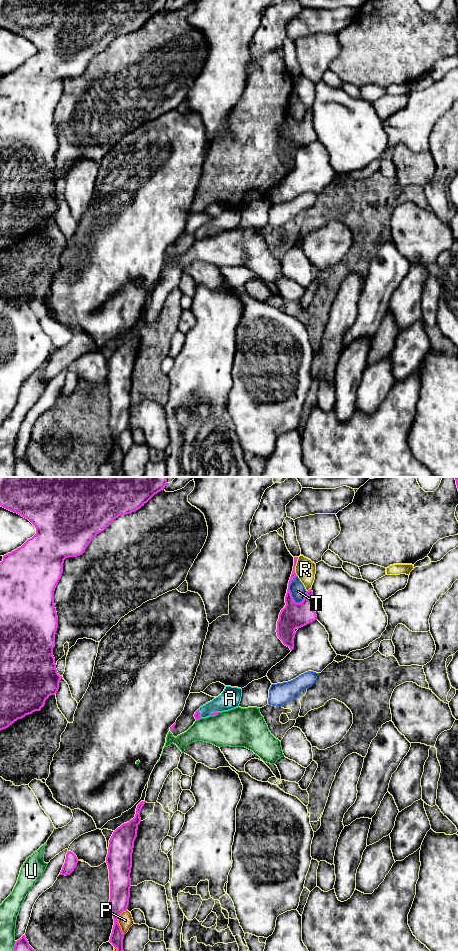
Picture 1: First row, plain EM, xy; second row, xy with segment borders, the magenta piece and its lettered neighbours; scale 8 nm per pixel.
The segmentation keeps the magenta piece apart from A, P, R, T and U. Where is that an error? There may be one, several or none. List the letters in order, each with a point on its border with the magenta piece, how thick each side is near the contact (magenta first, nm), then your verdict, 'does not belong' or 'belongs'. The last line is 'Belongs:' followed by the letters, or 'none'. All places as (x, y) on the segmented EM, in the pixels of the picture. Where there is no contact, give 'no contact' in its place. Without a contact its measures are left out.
A: contact xy (214, 712); calibres 30 and 170 nm; belongs
P: contact xy (117, 921); calibres 160 and 120 nm; does not belong
R: contact xy (295, 565); calibres 50 and 170 nm; does not belong
T: contact xy (289, 590); calibres 220 and 120 nm; does not belong
U: contact xy (214, 715); calibres 30 and 320 nm; does not belong
Belongs: A

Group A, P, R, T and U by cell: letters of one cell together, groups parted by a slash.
A / P R / T / U

